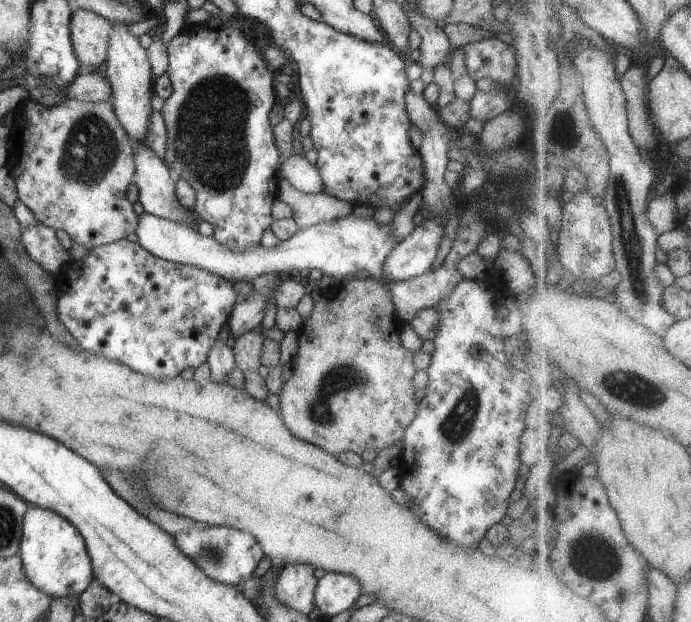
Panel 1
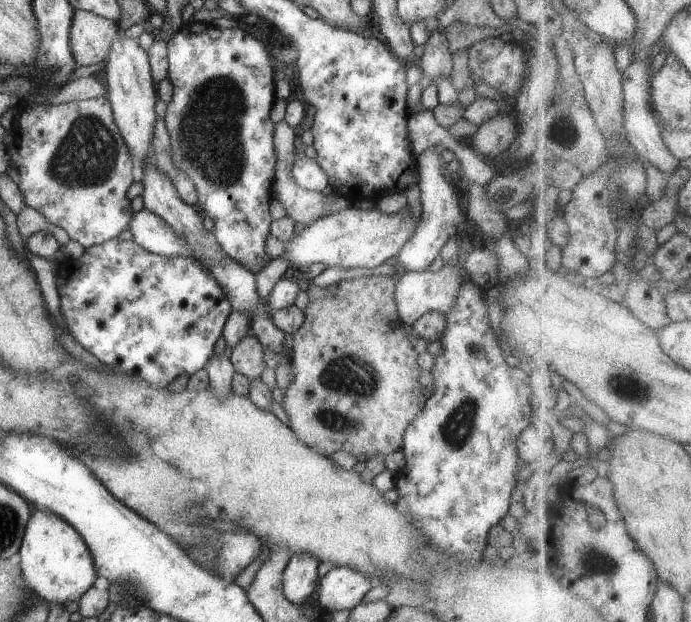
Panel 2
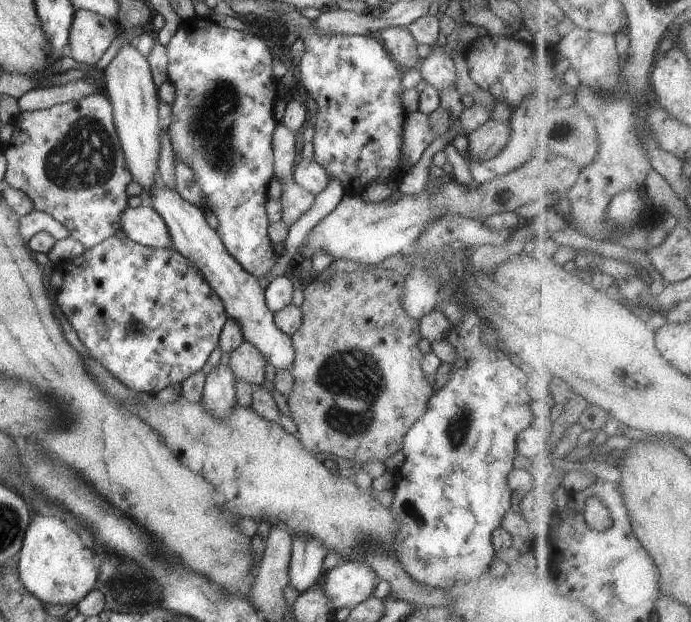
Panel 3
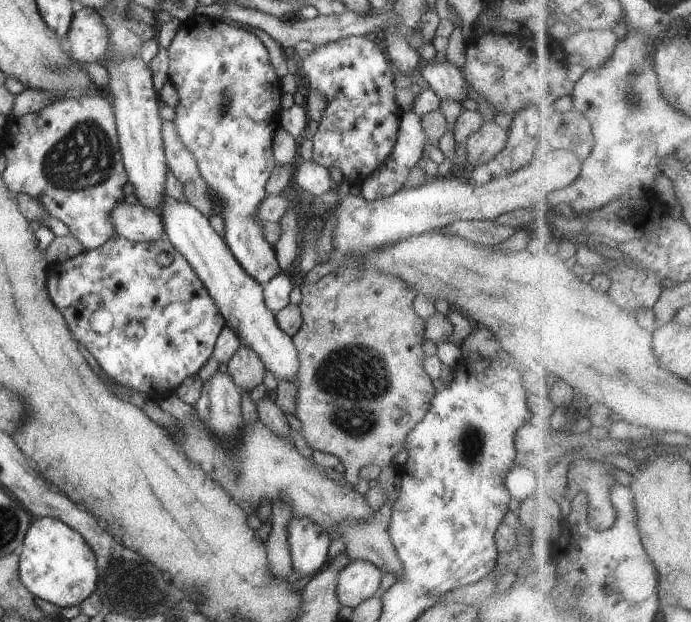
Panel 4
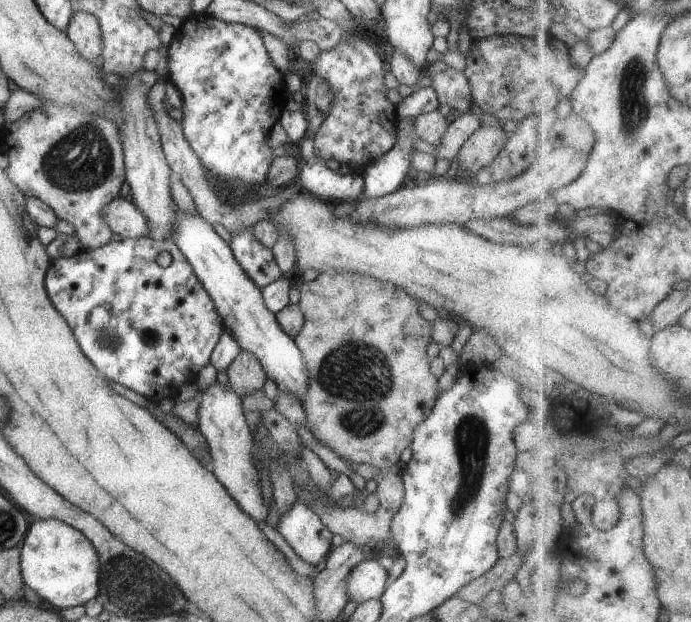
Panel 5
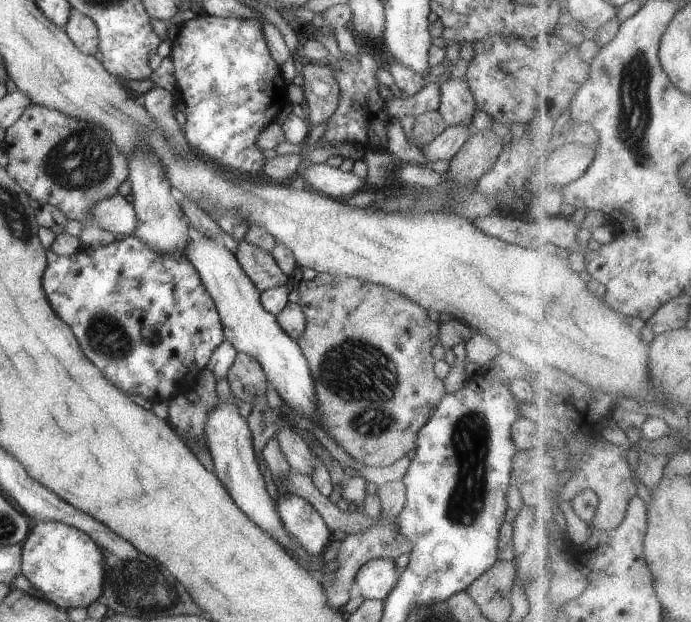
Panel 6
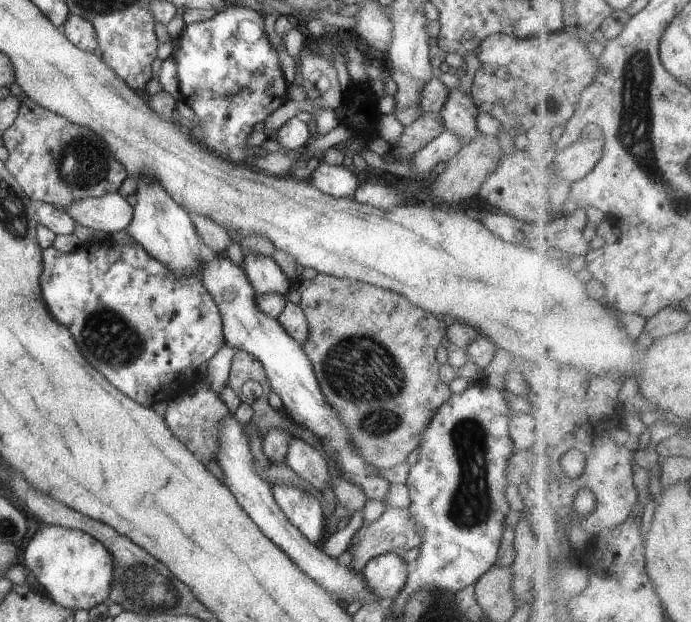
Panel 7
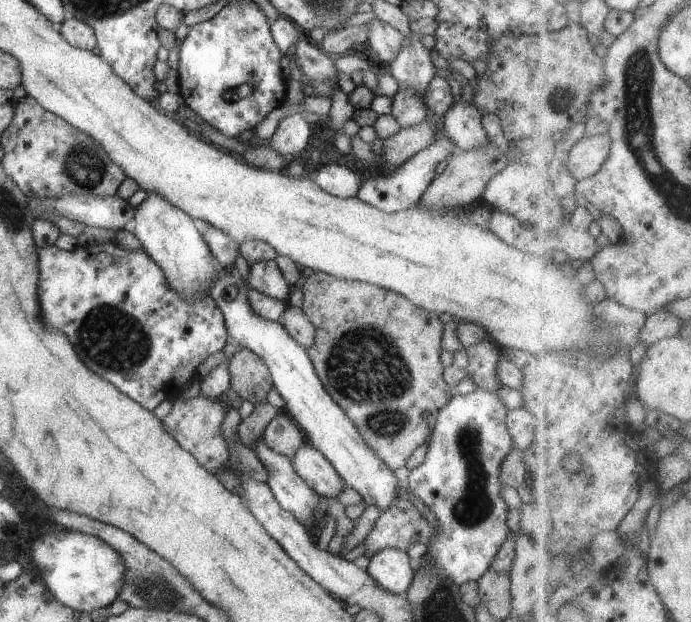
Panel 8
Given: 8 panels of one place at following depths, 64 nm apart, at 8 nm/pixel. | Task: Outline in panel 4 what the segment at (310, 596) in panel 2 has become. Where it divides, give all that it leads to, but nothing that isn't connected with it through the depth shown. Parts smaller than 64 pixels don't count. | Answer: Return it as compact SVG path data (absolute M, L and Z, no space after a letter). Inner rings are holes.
M291 514L288 522L288 546L293 571L298 579L314 576L328 562L328 546L332 540L318 524L310 518Z

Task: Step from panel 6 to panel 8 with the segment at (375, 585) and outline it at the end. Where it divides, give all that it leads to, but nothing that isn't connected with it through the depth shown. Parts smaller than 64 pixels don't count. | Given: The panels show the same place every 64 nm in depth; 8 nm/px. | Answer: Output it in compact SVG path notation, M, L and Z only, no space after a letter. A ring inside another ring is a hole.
M384 548L372 554L363 565L384 590L398 596L405 596L415 574L415 562L407 552L396 548Z

